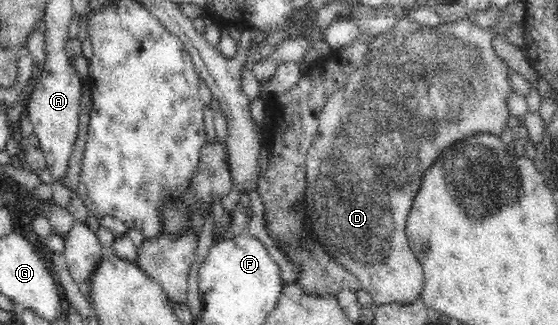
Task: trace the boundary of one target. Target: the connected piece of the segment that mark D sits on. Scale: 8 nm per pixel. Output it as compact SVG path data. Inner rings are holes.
M405 16L399 19L389 32L378 34L371 39L369 50L364 54L364 63L351 73L345 86L329 95L324 109L320 112L319 128L308 148L306 158L307 184L305 184L303 200L296 209L303 210L303 225L309 229L309 233L313 233L313 237L325 247L325 251L329 253L329 257L333 258L333 261L351 271L359 280L360 289L366 290L371 295L375 307L385 305L411 306L417 300L422 300L423 290L425 290L425 285L423 285L425 276L417 255L409 246L406 226L415 195L419 192L428 168L437 160L441 152L451 146L453 142L483 132L500 136L508 126L507 121L510 114L507 102L509 102L509 94L512 92L509 85L509 73L507 73L509 67L495 53L491 45L493 36L493 28L479 27L469 18L444 22L436 27L430 27L419 24L414 18ZM397 96L401 98L399 102L395 102L395 100L371 100L371 98L397 98Z

